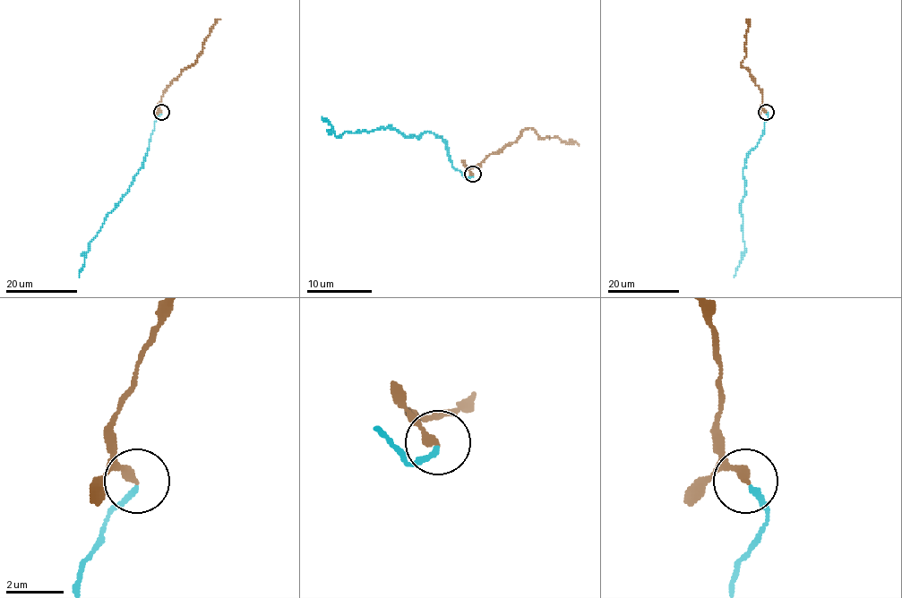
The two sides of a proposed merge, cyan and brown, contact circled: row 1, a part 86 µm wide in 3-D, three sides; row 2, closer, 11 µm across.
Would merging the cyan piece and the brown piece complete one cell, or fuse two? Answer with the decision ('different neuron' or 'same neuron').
same neuron

